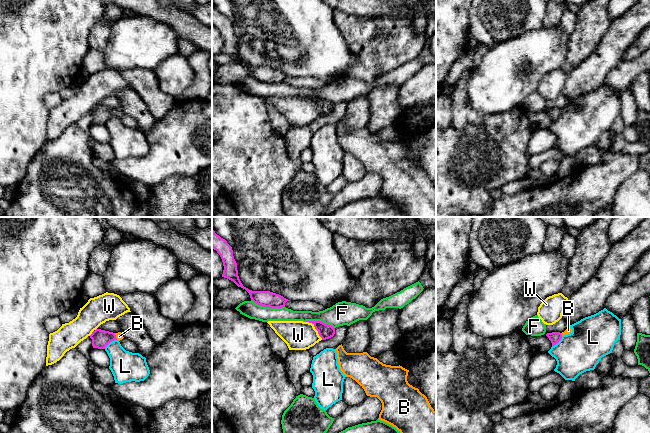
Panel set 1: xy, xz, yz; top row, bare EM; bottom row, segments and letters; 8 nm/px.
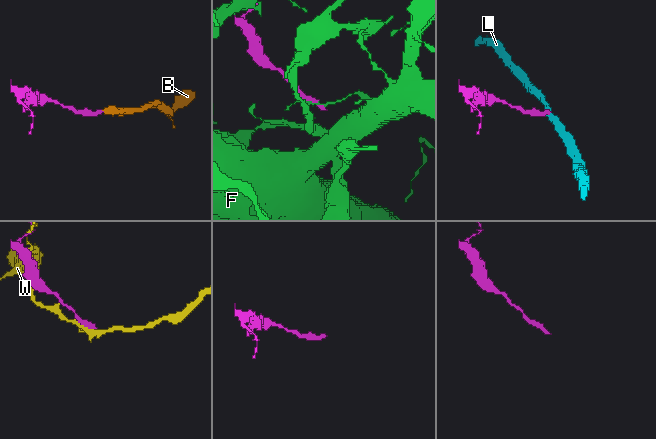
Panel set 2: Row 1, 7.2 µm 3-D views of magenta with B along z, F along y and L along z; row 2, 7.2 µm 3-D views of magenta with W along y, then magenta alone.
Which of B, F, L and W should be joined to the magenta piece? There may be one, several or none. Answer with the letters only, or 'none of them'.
B

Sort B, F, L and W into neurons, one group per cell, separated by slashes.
B / F / L / W

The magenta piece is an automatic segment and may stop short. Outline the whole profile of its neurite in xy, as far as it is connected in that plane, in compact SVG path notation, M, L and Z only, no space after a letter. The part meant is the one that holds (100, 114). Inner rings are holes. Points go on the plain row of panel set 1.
M96 105L90 111L93 124L105 125L105 123L114 116L122 116L124 113L121 108L113 109L101 105Z

